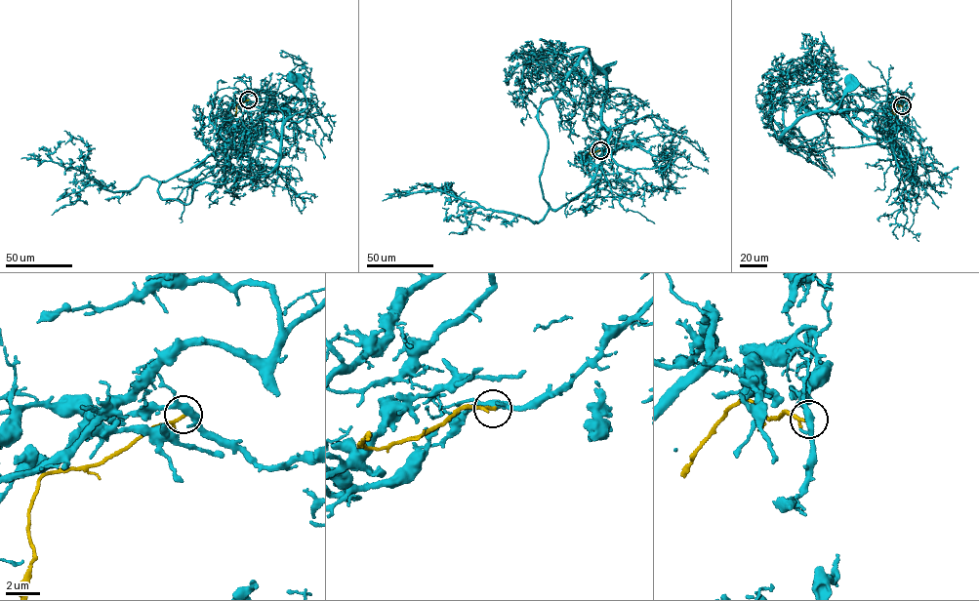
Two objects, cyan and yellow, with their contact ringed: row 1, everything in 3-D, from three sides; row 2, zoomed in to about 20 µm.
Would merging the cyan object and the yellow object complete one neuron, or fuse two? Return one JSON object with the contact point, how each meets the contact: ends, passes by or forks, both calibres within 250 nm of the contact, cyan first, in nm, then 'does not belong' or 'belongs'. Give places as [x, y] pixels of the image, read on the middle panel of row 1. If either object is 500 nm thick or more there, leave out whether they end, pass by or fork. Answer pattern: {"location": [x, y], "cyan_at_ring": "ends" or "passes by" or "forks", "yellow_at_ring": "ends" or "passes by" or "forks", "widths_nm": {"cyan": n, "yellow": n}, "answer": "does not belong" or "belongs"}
{"location": [600, 150], "cyan_at_ring": "forks", "yellow_at_ring": "passes by", "widths_nm": {"cyan": 320, "yellow": 140}, "answer": "does not belong"}

